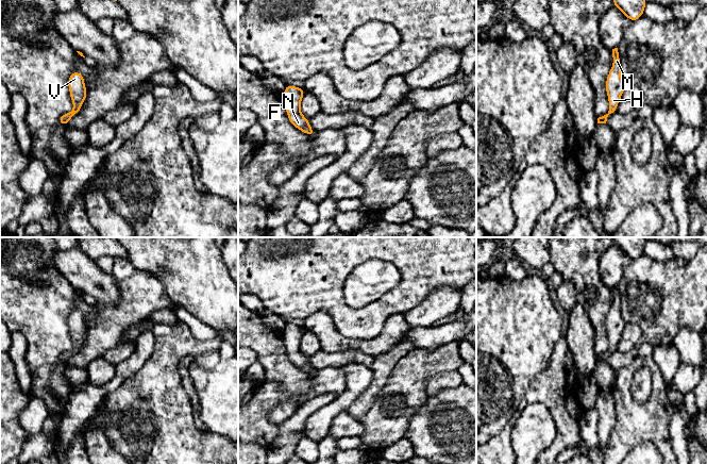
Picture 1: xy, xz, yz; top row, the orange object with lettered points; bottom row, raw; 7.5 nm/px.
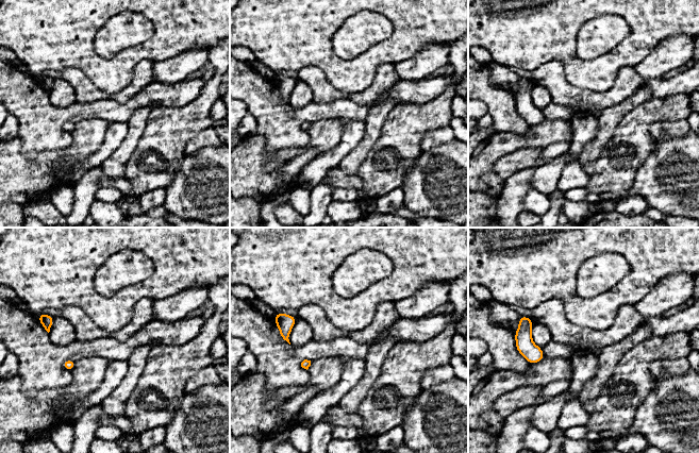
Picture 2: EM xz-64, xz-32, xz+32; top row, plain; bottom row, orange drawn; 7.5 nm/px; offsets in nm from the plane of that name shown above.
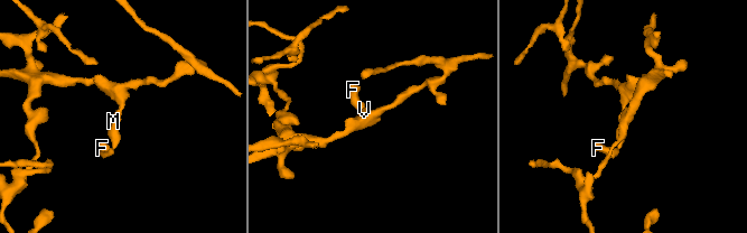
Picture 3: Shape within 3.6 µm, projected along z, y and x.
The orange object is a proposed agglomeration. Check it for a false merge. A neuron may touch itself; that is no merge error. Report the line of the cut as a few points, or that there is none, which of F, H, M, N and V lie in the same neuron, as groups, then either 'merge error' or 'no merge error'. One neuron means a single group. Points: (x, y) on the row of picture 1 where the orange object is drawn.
no cut; F H M N V; no merge error

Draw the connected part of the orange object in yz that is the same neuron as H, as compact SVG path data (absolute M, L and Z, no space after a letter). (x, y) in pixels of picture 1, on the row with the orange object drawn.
M618 48L612 49L613 64L606 79L606 93L609 101L609 111L597 118L597 123L606 123L608 117L617 112L618 103L625 89L625 83L621 78L621 62Z

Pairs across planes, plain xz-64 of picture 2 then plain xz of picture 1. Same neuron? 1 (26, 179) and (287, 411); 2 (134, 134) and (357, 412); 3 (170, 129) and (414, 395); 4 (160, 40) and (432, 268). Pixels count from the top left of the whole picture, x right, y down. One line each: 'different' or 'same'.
1: different
2: same
3: same
4: same

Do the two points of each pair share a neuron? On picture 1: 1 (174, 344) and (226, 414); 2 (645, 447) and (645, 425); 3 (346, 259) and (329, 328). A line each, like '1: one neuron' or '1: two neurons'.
1: two neurons
2: two neurons
3: two neurons

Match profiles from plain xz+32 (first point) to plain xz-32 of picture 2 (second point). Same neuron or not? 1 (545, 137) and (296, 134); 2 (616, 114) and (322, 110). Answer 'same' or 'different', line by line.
1: different
2: different

